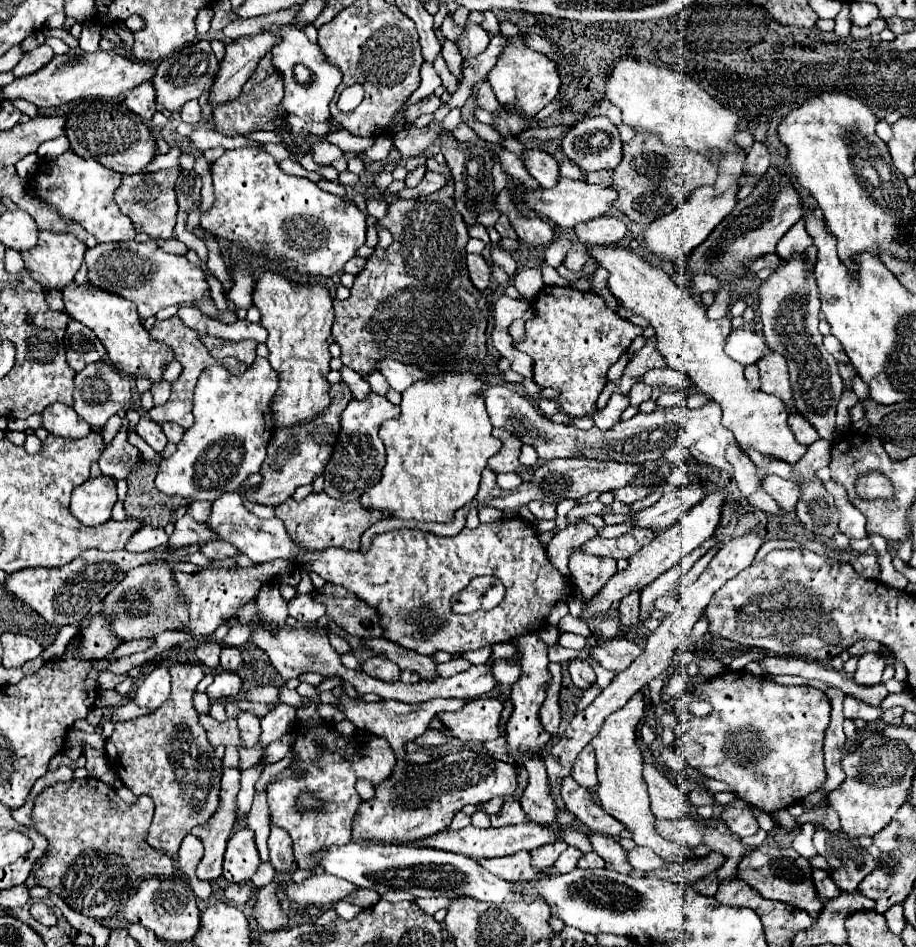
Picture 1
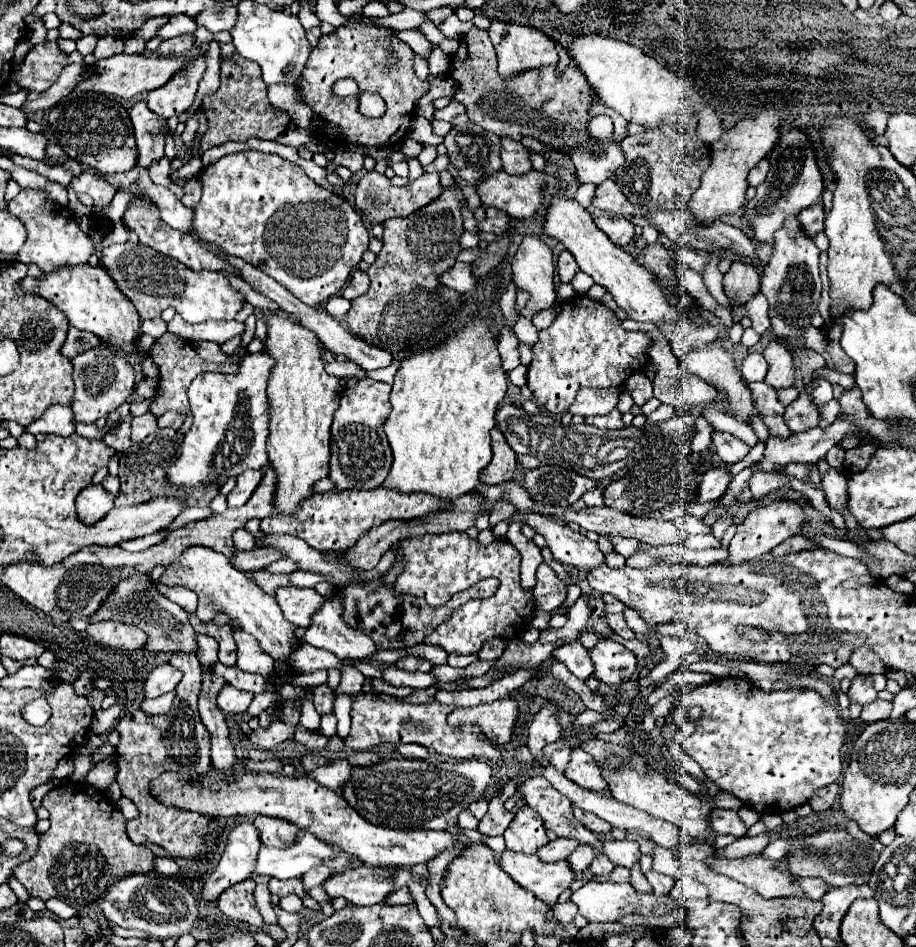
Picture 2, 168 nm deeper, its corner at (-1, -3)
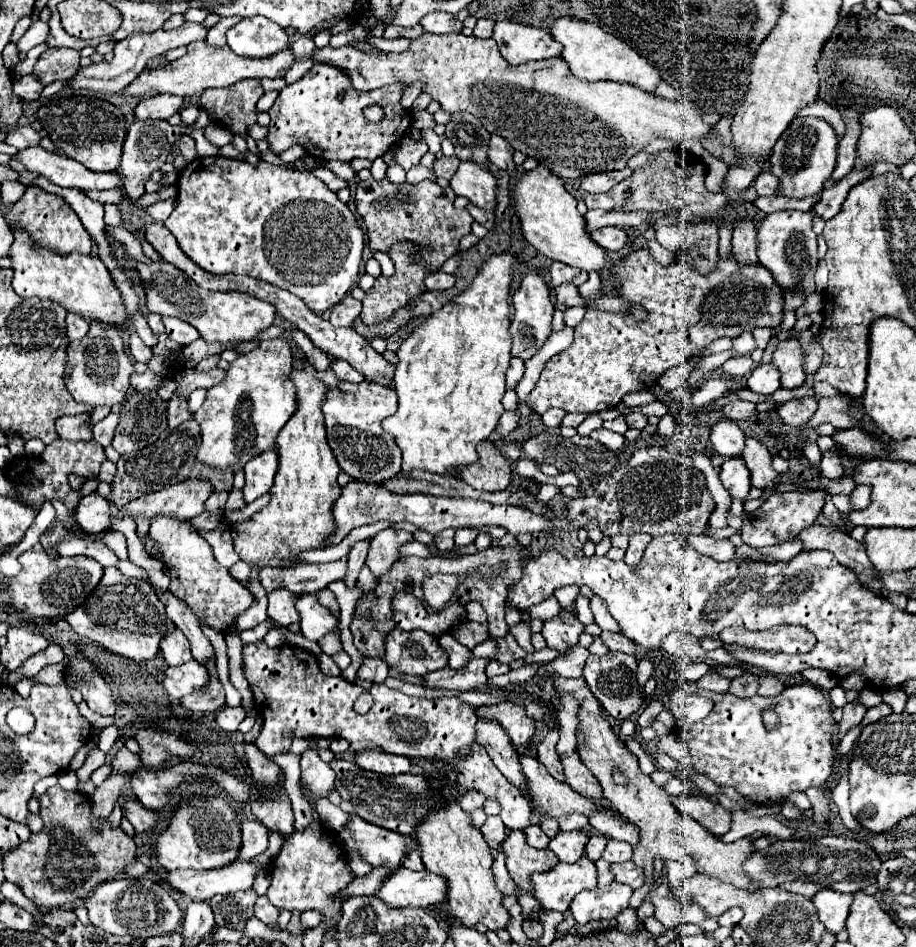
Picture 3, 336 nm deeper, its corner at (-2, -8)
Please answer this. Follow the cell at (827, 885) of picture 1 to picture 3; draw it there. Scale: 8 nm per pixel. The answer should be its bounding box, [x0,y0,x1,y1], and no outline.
[780,881,818,897]

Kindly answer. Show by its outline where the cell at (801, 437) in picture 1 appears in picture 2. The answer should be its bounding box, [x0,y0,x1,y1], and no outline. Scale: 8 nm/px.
[785,384,819,434]

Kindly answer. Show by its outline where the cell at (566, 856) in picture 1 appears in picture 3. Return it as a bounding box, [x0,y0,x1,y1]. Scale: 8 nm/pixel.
[586,835,608,861]

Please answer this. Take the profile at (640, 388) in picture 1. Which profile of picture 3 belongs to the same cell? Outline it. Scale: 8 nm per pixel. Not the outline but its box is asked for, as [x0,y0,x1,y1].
[624,411,648,429]

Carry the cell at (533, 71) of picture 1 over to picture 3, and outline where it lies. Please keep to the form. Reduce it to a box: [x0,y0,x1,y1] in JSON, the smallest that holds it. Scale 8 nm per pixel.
[492,21,562,65]

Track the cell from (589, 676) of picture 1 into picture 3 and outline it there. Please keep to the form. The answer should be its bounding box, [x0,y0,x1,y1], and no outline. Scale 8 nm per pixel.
[540,609,584,653]

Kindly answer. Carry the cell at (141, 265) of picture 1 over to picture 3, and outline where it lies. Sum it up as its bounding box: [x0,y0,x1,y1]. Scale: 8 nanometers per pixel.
[138,263,276,343]

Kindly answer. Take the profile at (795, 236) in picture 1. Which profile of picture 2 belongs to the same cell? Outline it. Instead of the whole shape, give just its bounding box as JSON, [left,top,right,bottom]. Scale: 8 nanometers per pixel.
[799,202,825,236]

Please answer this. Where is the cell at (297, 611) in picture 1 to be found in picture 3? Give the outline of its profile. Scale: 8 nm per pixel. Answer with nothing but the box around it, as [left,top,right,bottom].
[268,589,300,625]

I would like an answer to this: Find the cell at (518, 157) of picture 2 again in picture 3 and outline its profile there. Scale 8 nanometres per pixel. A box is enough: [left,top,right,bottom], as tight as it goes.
[488,135,514,173]

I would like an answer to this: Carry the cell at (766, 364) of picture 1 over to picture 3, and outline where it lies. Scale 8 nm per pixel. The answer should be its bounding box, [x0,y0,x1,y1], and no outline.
[772,337,806,389]

